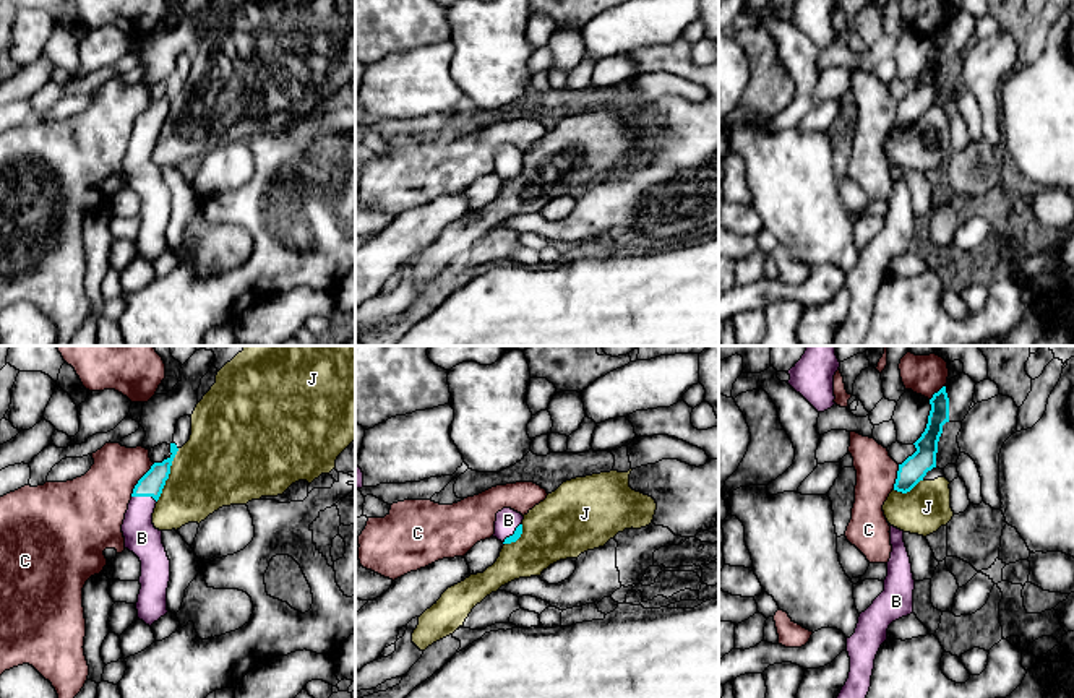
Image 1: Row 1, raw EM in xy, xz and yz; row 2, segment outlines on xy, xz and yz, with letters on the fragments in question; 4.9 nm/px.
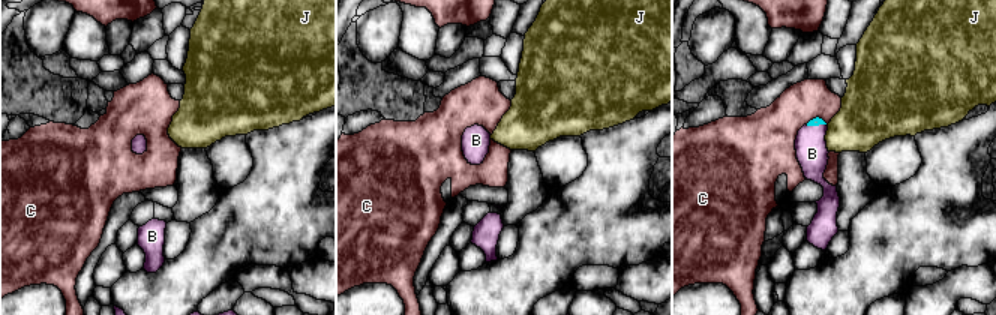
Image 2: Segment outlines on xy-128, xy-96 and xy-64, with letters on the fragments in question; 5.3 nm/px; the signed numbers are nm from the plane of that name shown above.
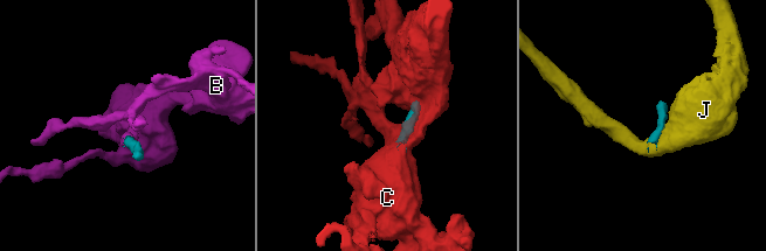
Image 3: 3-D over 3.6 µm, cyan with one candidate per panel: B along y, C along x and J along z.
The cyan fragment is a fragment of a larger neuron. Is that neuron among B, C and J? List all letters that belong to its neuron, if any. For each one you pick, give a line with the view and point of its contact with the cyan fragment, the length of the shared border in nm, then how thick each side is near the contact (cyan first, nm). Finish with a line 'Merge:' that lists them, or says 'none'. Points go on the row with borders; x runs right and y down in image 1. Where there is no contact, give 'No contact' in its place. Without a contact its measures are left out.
B: Touches cyan at xy (145, 495). Shared border 130 nm. Thickness 120 nm (cyan) against 170 nm
Merge: B

